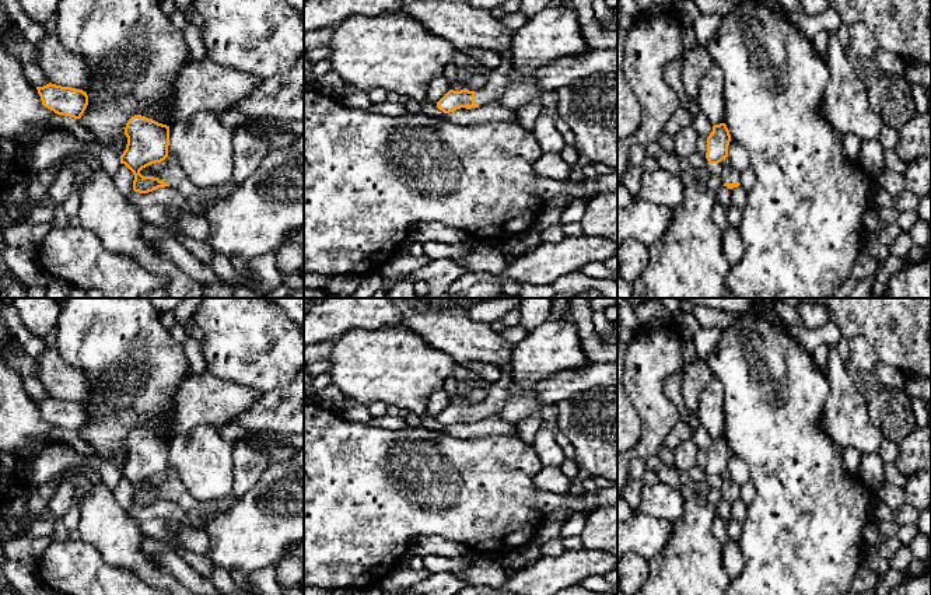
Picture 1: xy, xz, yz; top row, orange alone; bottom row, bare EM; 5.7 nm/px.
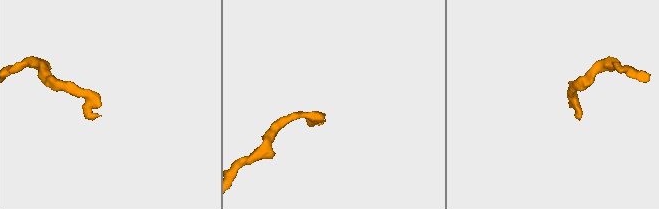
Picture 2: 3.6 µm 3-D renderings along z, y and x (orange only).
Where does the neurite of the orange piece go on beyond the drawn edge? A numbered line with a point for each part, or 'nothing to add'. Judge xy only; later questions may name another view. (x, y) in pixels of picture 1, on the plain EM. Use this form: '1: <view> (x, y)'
1: xy (174, 490)

